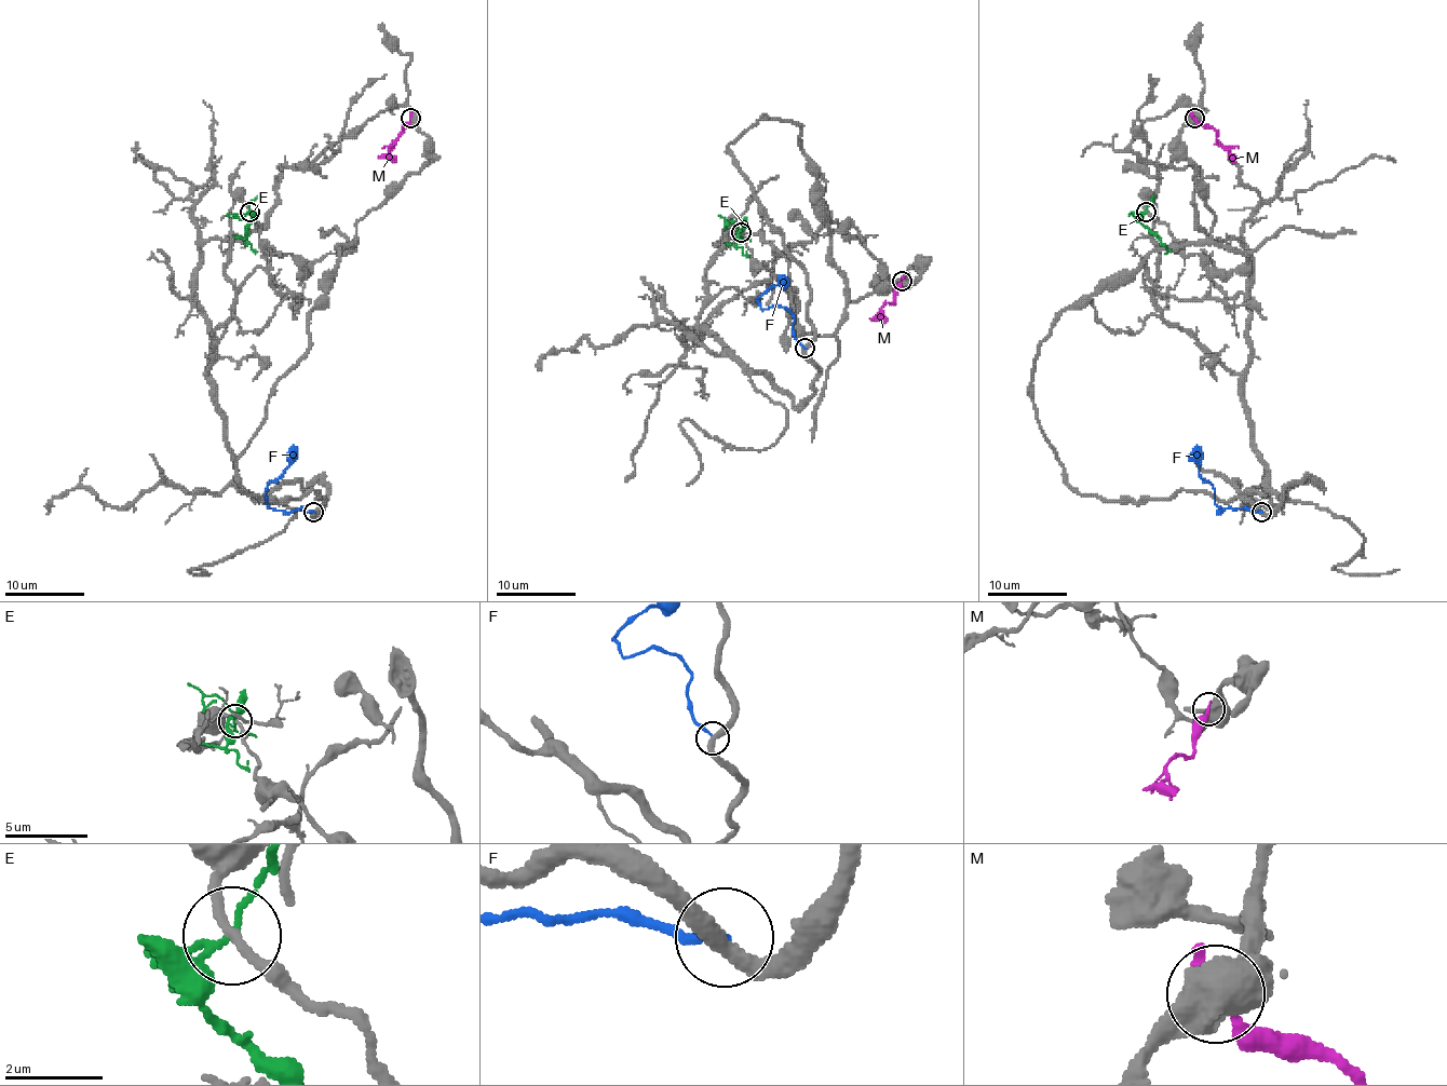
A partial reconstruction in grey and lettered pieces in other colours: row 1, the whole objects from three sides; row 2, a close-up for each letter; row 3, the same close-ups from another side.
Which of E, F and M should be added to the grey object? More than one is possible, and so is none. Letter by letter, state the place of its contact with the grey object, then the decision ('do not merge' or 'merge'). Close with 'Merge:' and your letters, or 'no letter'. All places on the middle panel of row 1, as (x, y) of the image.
E: meets grey at (741, 232); do not merge
F: meets grey at (805, 348); do not merge
M: meets grey at (902, 281); do not merge
Merge: no letter

